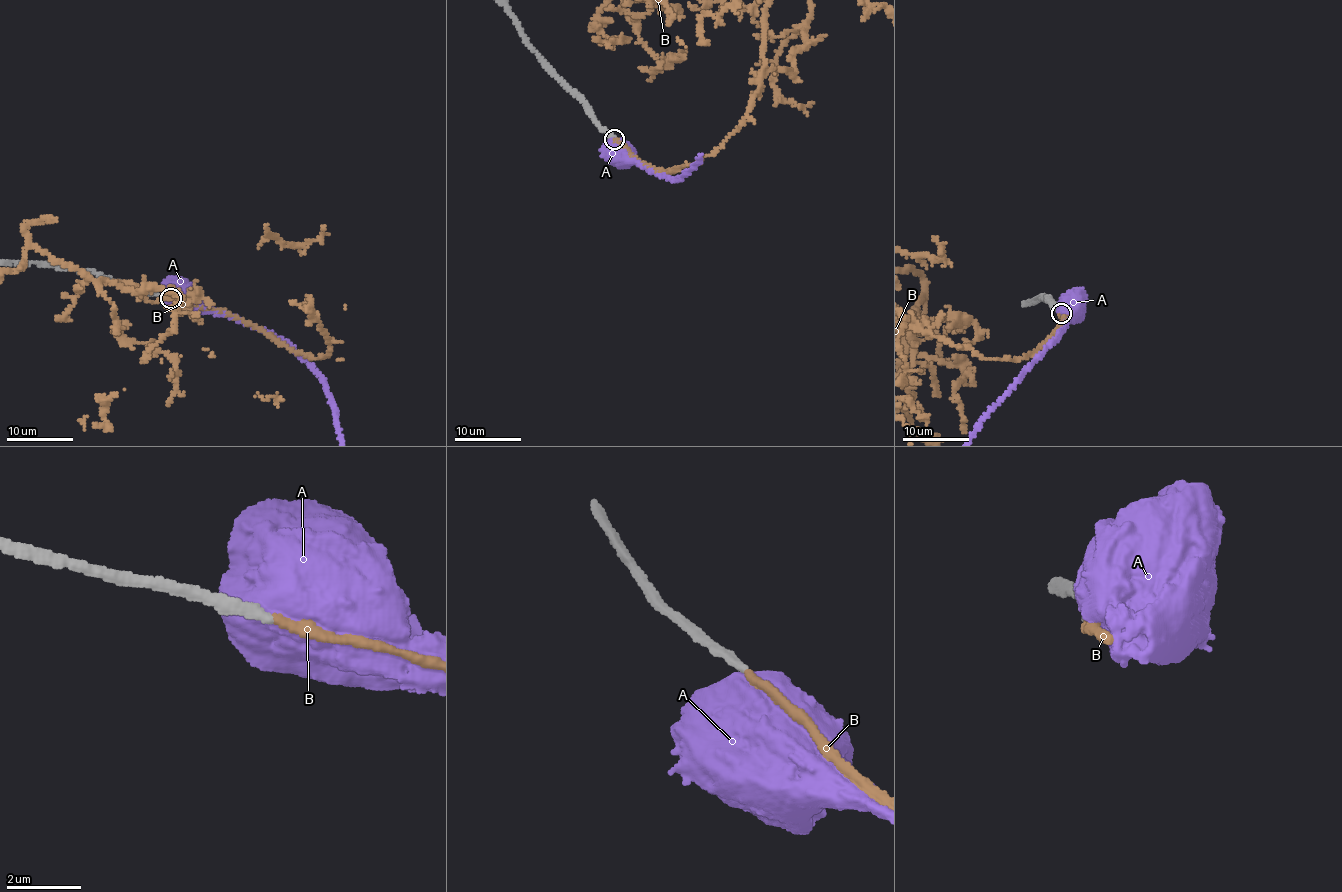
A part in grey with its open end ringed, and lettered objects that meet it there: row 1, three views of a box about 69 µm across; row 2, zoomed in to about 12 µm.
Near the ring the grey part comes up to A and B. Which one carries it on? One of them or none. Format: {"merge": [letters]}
{"merge": ["B"]}

